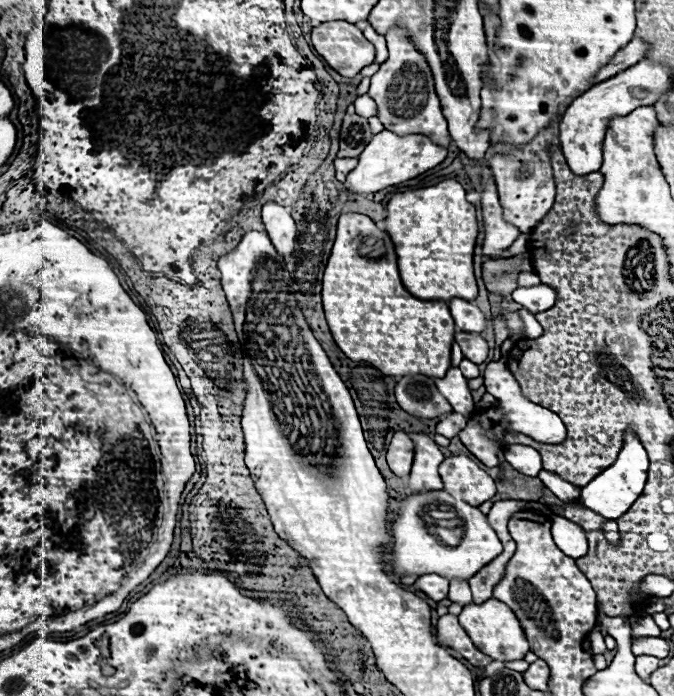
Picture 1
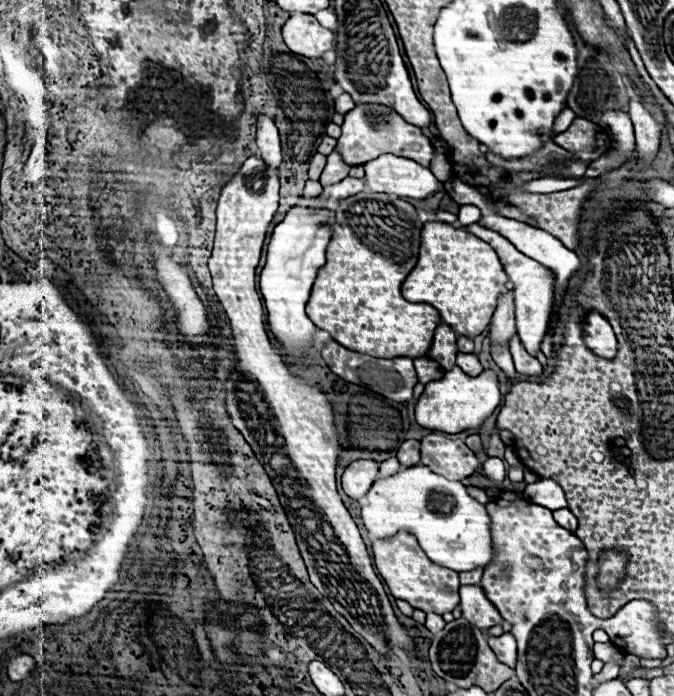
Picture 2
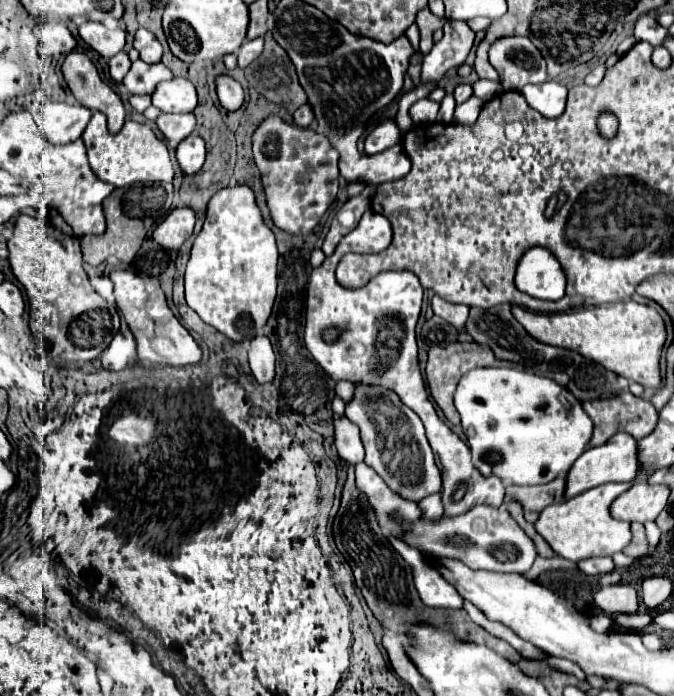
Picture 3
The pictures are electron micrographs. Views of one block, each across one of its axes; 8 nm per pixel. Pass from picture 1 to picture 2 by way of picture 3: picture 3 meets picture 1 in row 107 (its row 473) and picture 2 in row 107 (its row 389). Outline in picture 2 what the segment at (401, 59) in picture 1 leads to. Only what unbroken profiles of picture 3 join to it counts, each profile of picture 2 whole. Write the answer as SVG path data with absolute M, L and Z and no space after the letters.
M360 104L344 116L342 136L338 138L336 150L340 152L344 164L348 166L366 164L366 160L372 160L382 152L390 152L396 156L410 156L410 160L418 160L418 164L426 164L426 166L432 160L432 144L420 132L420 128L406 124L402 116L392 112L390 108L380 108L374 104Z

